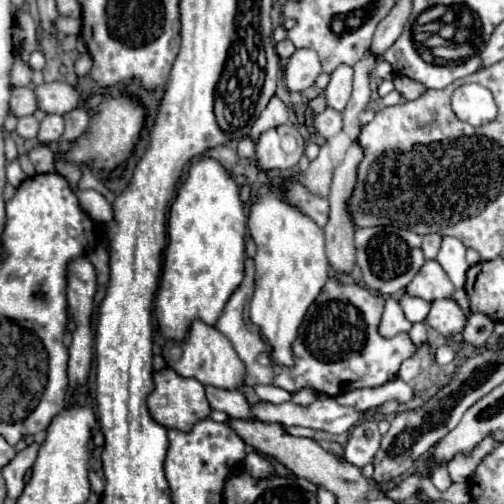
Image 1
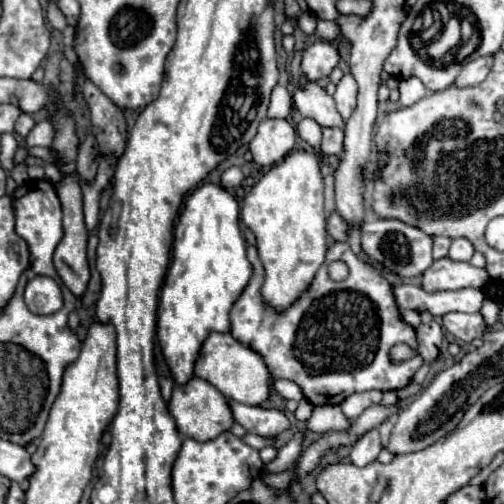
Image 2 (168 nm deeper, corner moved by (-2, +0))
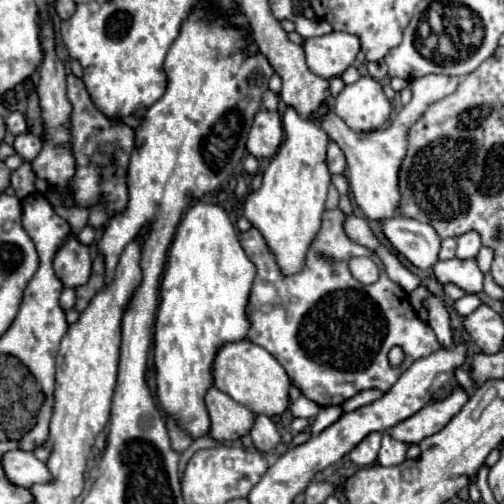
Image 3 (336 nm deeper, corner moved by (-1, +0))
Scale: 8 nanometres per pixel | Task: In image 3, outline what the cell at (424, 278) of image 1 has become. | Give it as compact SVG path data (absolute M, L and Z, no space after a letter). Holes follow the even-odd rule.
M451 258L445 262L437 262L435 266L435 276L441 284L457 284L465 292L479 294L483 290L483 272L477 266L477 260L459 260Z

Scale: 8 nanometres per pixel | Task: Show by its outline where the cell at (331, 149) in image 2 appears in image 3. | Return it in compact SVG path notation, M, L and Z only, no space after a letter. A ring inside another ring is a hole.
M335 142L329 144L327 164L329 164L329 172L331 174L343 174L343 170L345 170L345 156L343 156L341 148Z

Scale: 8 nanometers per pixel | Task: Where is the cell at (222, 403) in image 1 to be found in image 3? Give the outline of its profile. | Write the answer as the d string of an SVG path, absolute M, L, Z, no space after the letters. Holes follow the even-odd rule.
M257 416L255 418L251 438L253 438L255 448L259 452L271 452L281 442L281 436L279 436L279 432L277 432L277 428L269 416Z

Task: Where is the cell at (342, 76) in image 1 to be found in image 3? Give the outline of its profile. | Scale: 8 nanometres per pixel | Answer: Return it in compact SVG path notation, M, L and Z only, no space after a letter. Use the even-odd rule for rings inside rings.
M363 76L355 84L347 84L345 90L335 98L335 114L355 132L371 132L385 124L391 114L391 100L383 94L383 86L371 78Z

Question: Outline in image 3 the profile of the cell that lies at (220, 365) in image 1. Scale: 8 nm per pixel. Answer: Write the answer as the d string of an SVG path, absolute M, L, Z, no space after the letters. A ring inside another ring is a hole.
M249 340L225 344L215 358L213 376L215 376L215 388L229 394L235 402L247 406L255 414L265 414L273 418L273 416L283 414L289 406L291 380L285 368L265 348Z

